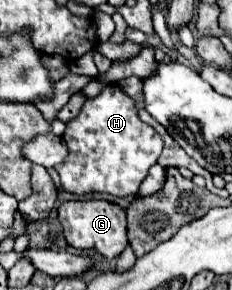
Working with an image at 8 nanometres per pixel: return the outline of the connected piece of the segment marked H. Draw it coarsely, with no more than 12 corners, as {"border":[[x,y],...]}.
{"border":[[105,85],[63,139],[63,189],[135,195],[163,151]]}

